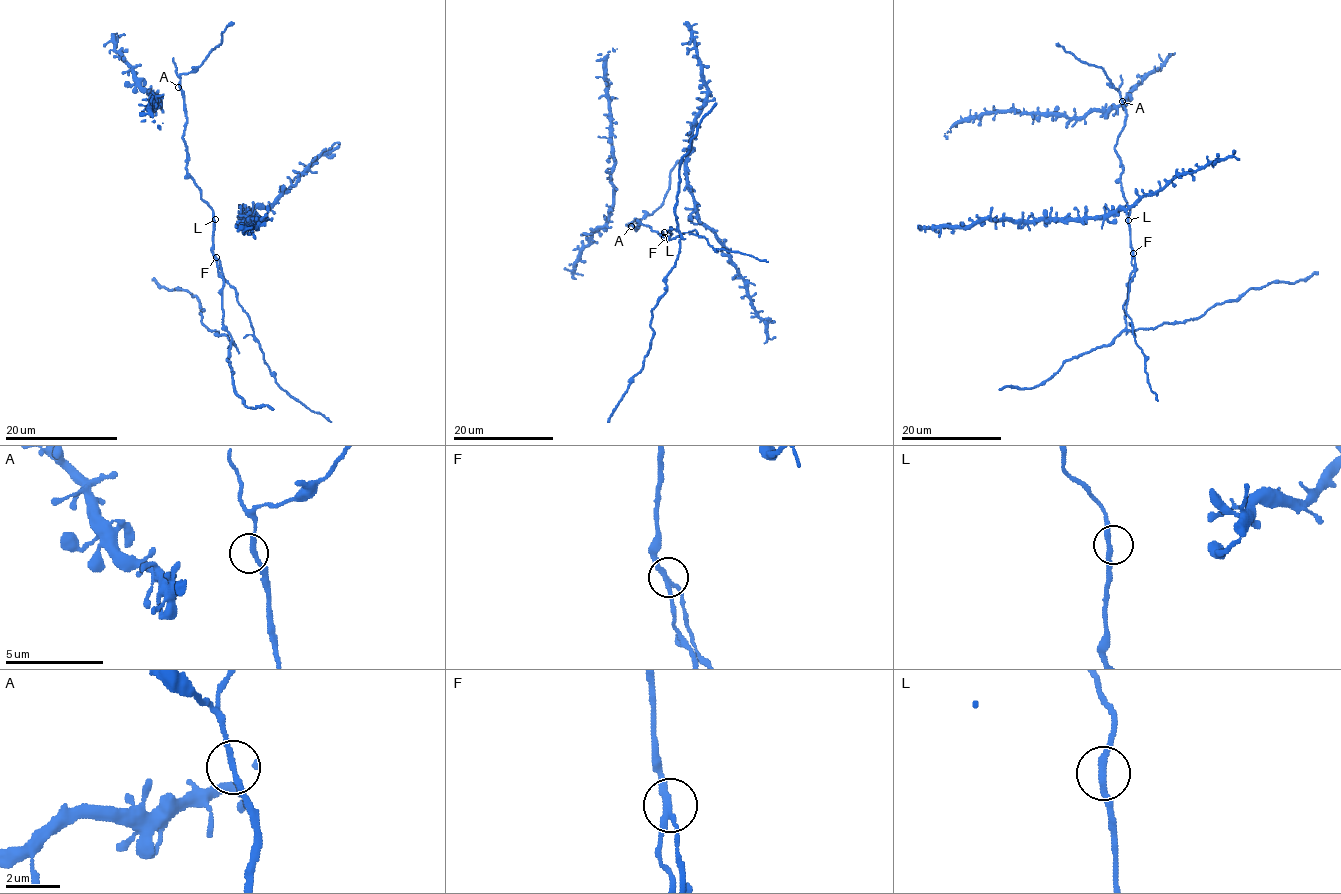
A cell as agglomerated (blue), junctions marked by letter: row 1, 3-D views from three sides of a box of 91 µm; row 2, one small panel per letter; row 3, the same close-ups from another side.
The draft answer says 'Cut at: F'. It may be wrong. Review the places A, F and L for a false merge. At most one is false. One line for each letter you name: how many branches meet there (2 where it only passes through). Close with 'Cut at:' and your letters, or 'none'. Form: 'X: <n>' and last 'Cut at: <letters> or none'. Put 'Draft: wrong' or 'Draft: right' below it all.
F: 3
Cut at: F
Draft: right

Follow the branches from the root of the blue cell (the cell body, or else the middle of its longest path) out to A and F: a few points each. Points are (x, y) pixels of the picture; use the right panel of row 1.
A: (1129, 212), (1120, 182), (1123, 164), (1114, 148), (1125, 119), (1122, 101)
F: (1129, 212), (1128, 226), (1133, 254)

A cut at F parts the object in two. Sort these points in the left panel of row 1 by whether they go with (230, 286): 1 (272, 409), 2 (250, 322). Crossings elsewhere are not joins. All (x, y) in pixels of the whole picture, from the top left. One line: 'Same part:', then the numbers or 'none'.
Same part: 2

